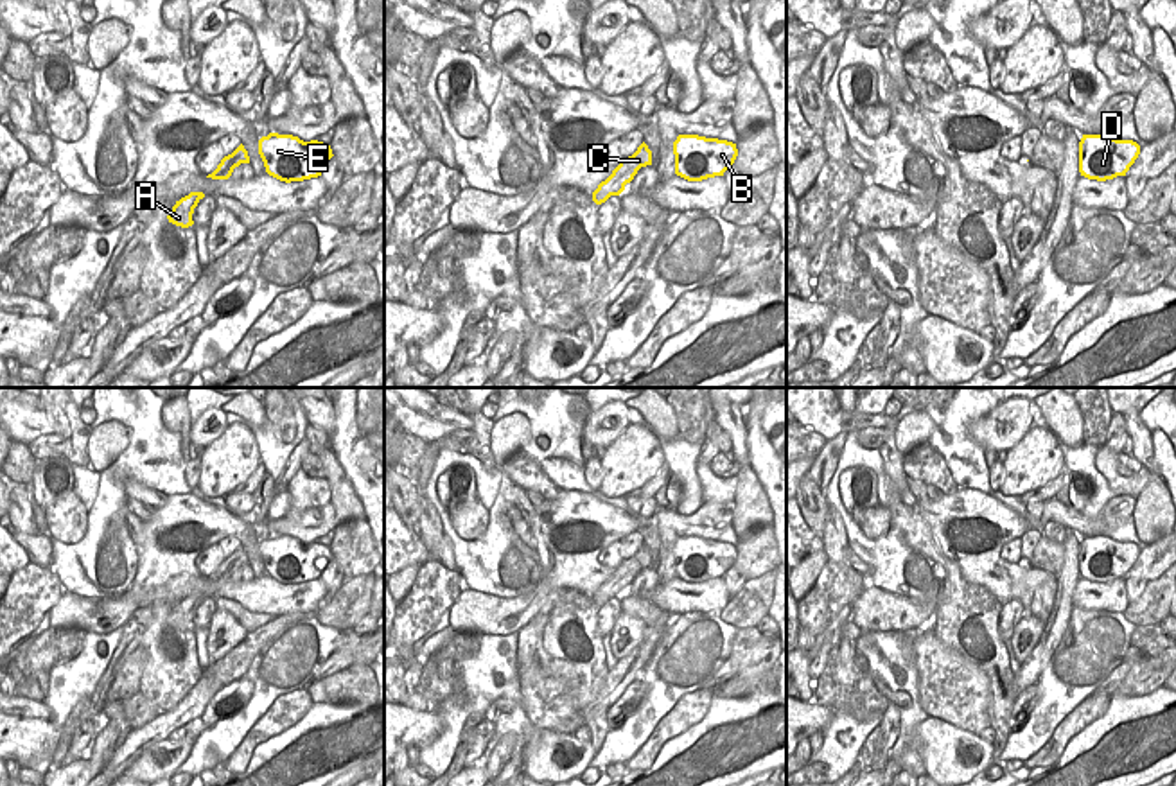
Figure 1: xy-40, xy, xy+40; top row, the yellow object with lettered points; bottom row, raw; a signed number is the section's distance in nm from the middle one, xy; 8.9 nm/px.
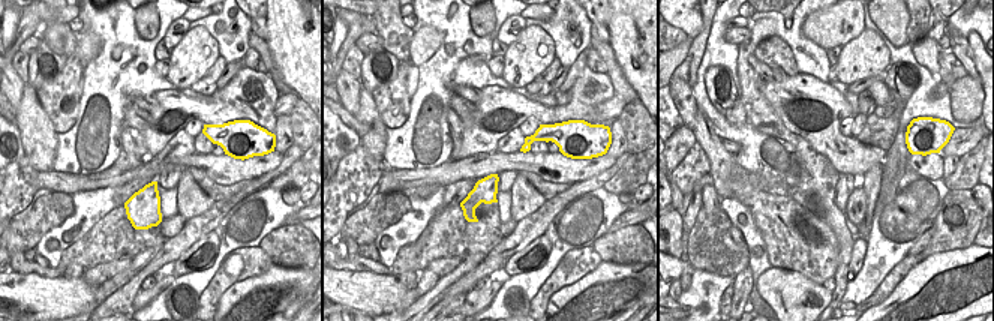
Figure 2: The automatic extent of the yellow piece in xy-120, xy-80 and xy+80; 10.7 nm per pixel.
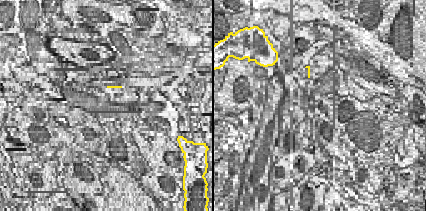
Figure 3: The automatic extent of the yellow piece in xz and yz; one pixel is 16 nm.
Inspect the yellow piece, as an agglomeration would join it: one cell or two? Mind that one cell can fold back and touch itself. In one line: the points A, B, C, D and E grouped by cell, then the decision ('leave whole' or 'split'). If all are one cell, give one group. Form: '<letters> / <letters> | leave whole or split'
A B C D E | leave whole

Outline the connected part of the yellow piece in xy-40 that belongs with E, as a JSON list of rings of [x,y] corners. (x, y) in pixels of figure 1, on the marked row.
[[[269,133],[259,140],[266,172],[280,181],[303,181],[321,176],[334,156],[329,144],[303,142],[293,135]]]

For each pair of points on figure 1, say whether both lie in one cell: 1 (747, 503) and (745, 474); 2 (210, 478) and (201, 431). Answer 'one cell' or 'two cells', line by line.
1: one cell
2: two cells

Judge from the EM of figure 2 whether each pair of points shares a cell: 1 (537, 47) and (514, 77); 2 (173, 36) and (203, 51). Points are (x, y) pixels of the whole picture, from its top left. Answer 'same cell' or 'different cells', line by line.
1: same cell
2: different cells

